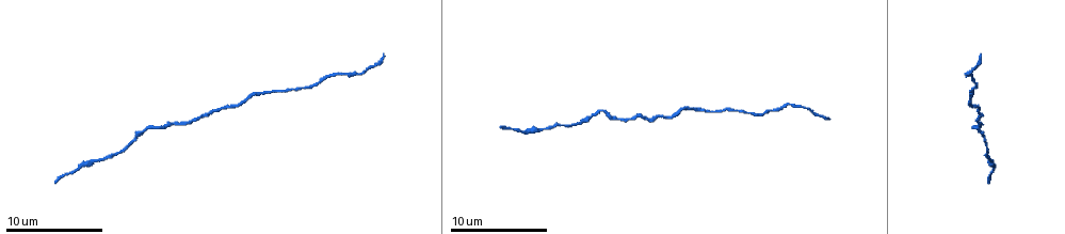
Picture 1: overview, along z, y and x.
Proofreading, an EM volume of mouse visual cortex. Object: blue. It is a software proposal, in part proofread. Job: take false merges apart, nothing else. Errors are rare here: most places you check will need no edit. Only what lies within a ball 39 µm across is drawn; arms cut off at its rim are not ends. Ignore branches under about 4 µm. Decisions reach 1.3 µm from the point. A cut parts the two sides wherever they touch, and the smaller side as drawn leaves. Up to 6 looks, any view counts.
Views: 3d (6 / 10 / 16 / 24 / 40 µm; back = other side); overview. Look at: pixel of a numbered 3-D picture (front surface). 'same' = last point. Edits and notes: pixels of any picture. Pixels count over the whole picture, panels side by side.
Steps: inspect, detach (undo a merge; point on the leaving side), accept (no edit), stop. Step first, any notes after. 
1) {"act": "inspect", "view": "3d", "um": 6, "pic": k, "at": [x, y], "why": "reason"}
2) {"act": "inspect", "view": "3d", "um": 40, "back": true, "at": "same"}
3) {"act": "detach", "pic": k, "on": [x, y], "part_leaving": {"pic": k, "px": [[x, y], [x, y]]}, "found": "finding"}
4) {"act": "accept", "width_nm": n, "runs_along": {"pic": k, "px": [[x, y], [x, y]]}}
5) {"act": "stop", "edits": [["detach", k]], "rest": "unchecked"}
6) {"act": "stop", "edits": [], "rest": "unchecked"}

{"act": "inspect", "view": "3d", "um": 6, "pic": 1, "at": [155, 127], "why": "a narrow waist"}

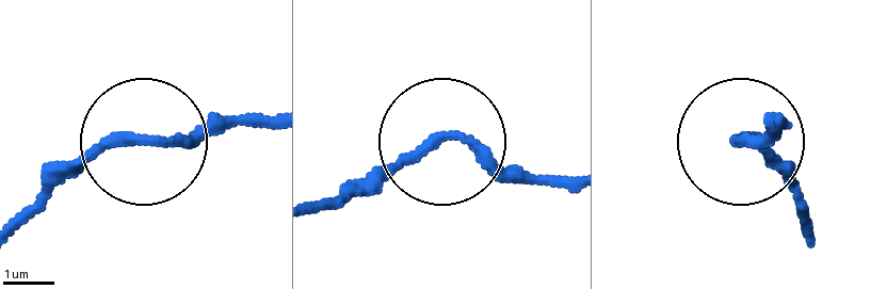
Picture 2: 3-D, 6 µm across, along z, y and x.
{"act": "accept", "runs_along": {"pic": 2, "px": [[562, 182], [498, 174], [434, 141], [350, 191]]}, "found": "one cell here"}

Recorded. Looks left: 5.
{"act": "inspect", "view": "3d", "um": 10, "pic": 1, "at": [704, 111], "why": "calibre changes"}

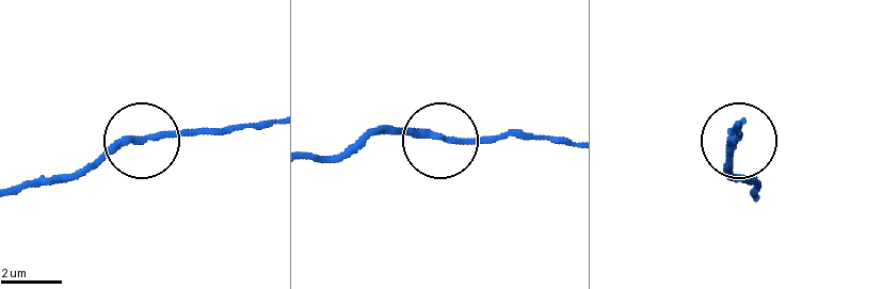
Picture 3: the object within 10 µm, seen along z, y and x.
{"act": "accept", "width_nm": 190, "runs_along": {"pic": 3, "px": [[311, 158], [347, 156], [378, 135], [484, 143], [535, 135]]}, "found": "one cell here"}

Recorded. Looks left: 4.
{"act": "inspect", "view": "3d", "um": 16, "pic": 1, "at": [309, 87], "why": "calibre changes"}

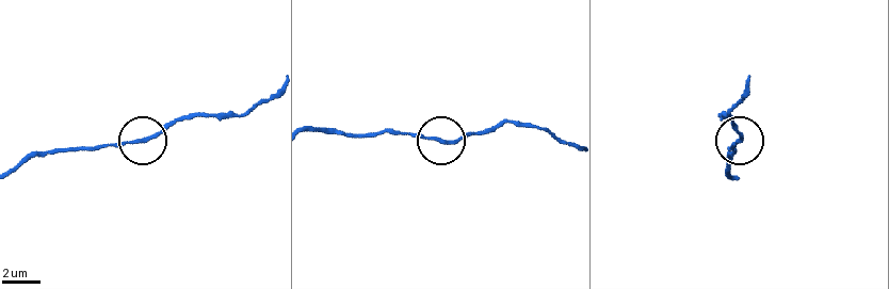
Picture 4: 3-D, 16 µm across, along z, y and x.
{"act": "inspect", "view": "3d", "um": 16, "back": true, "pic": 4, "at": [138, 143]}

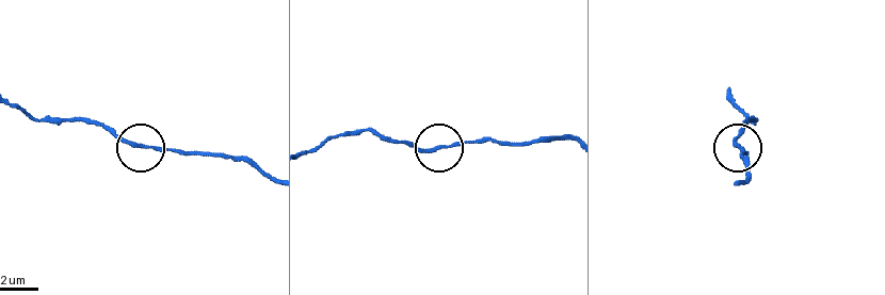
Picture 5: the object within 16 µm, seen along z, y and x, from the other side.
{"act": "accept", "runs_along": {"pic": 5, "px": [[567, 141], [525, 145], [463, 141], [419, 150], [388, 141]]}, "found": "continuous, no second cell"}

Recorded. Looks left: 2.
{"act": "stop", "edits": [], "rest": "unchecked"}

